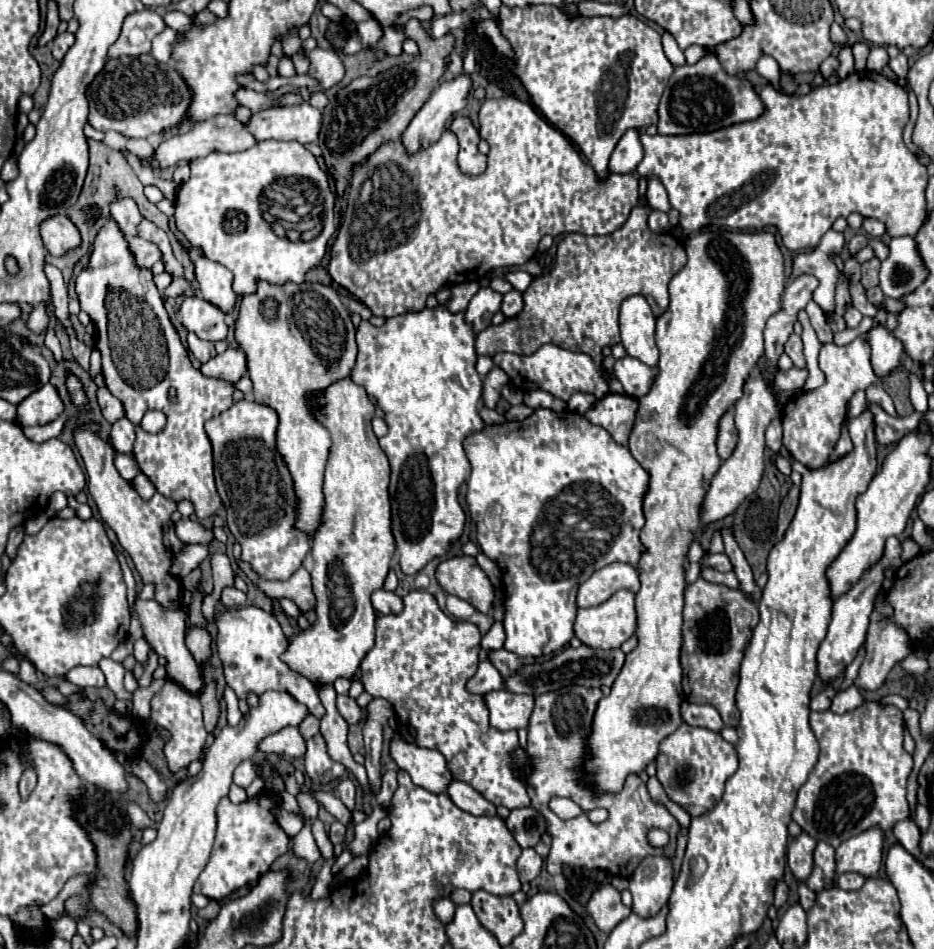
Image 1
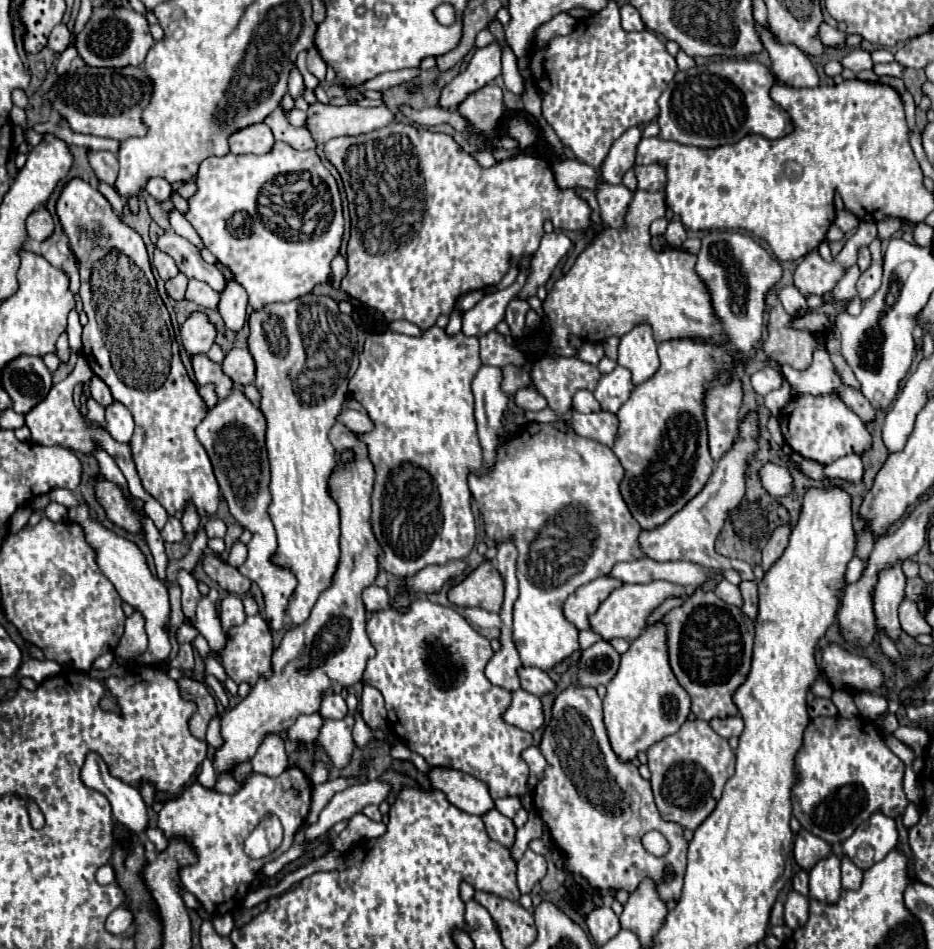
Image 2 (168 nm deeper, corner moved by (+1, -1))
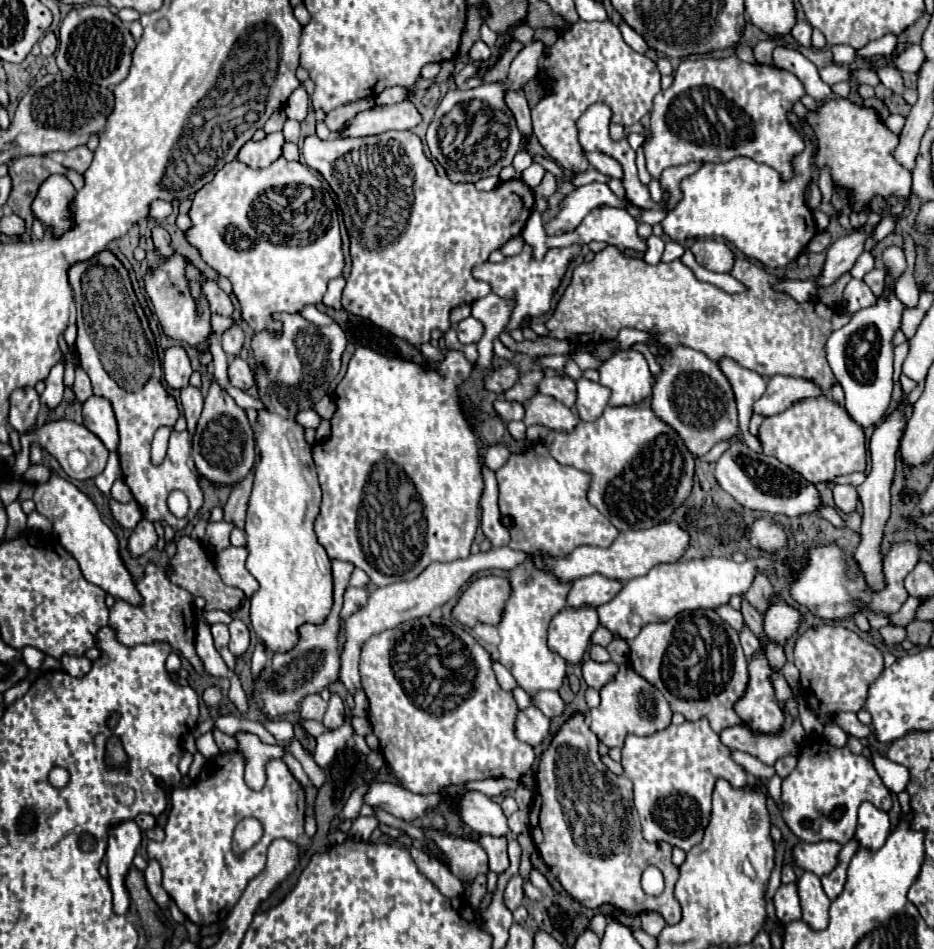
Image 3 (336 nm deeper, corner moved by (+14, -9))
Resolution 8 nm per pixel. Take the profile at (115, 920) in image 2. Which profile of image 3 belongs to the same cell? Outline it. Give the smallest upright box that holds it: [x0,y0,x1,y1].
[108,822,142,914]

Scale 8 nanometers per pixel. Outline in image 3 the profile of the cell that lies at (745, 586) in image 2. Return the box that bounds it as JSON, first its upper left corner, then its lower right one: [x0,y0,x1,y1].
[740,626,760,662]

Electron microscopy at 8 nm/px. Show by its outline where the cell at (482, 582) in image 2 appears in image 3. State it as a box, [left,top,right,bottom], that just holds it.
[452,576,512,628]

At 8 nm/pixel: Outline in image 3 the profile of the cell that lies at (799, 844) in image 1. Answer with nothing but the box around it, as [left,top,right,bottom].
[794,840,842,876]

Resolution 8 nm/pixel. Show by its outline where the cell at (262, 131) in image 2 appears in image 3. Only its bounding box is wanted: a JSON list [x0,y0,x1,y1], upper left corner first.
[238,132,284,168]

